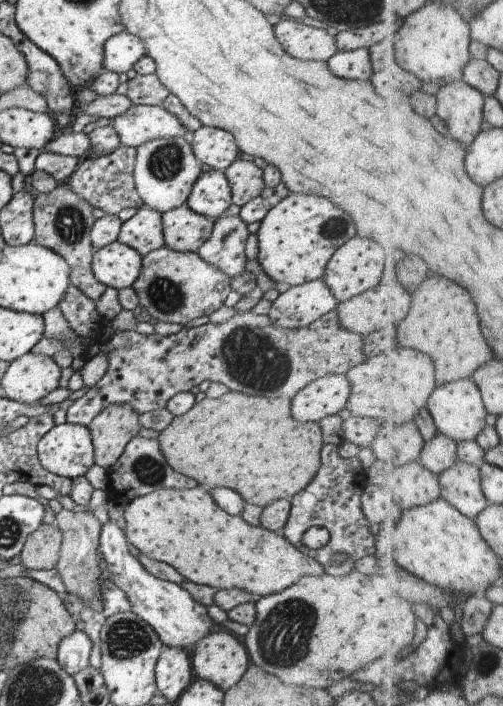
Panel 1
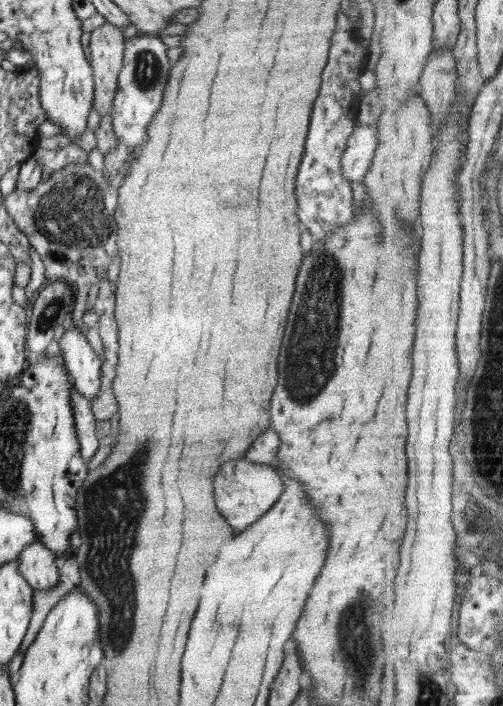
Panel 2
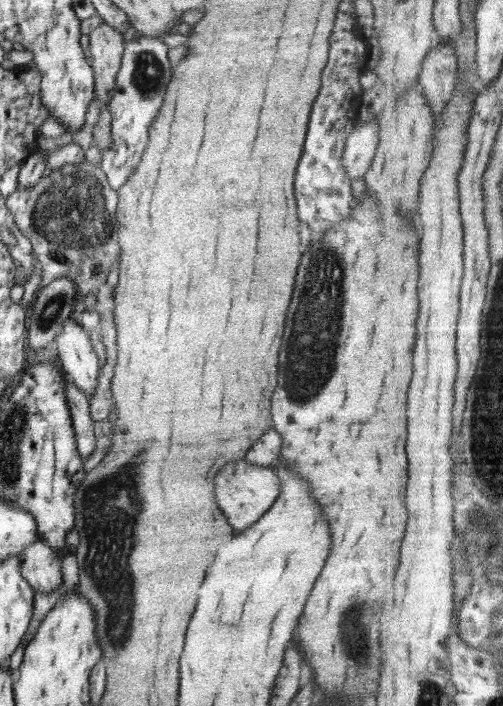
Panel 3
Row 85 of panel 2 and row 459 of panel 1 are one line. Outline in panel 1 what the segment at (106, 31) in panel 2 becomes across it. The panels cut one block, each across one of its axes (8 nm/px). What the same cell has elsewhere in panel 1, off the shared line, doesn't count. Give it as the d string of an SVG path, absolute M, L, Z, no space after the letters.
M110 404L88 424L96 465L110 469L142 426L138 412L128 404Z

